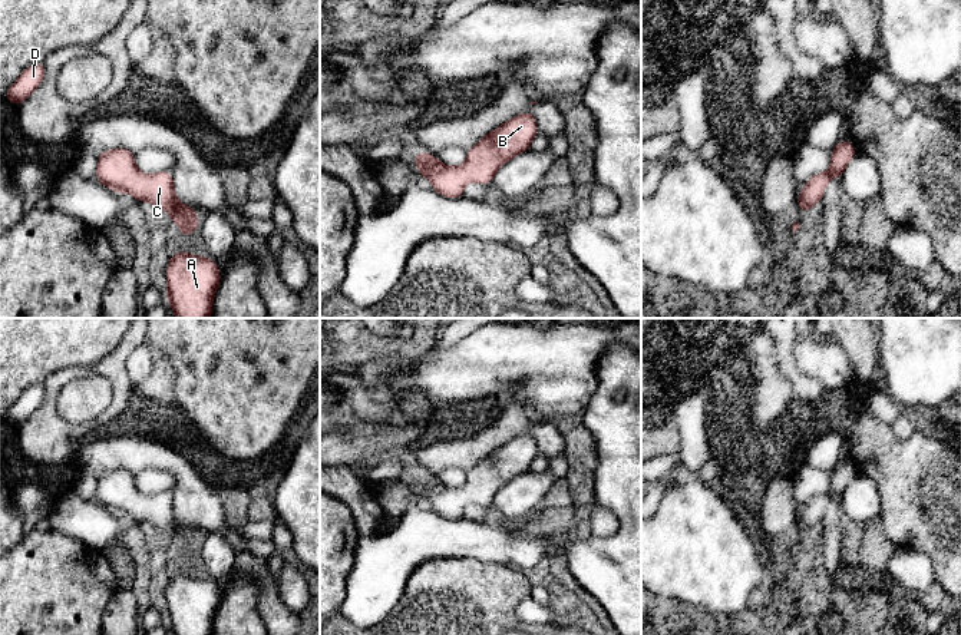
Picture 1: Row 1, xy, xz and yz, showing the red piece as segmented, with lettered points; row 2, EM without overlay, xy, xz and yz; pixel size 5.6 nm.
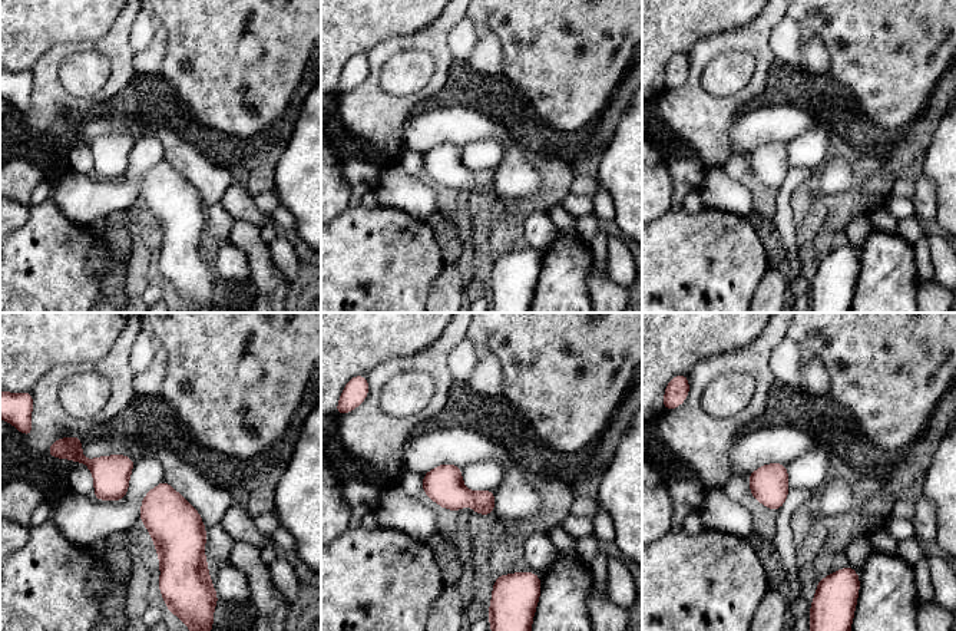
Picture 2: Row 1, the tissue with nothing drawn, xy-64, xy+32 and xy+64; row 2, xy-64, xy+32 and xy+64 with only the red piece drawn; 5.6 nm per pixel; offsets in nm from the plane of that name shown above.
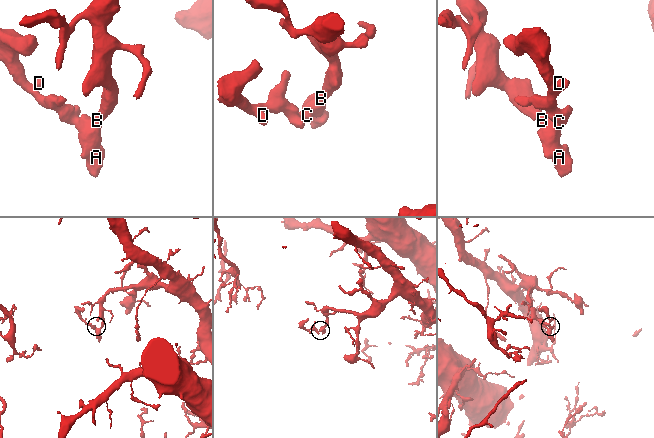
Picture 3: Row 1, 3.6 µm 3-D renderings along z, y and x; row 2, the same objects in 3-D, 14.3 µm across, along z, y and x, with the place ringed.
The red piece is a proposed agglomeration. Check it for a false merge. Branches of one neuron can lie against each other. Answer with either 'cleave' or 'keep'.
keep

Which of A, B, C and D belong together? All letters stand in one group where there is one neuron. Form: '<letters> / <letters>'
A B C D

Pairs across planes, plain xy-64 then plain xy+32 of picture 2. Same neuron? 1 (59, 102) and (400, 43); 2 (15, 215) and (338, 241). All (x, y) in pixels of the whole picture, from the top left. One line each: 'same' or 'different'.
1: same
2: different

